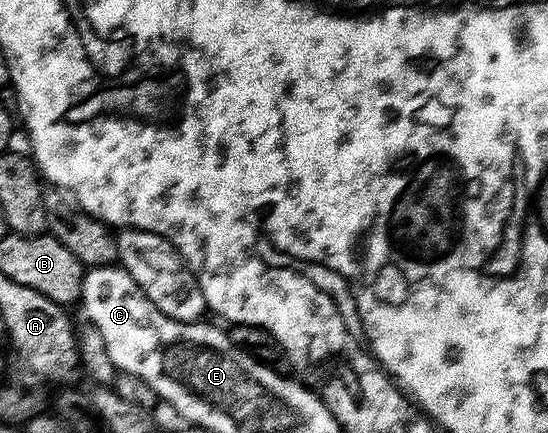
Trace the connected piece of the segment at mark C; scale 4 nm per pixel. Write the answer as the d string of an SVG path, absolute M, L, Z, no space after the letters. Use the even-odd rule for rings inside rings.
M116 263L91 266L83 277L78 303L86 315L85 320L101 334L110 361L119 372L139 374L139 356L160 349L158 339L162 336L161 323L166 316L145 297L123 266Z

